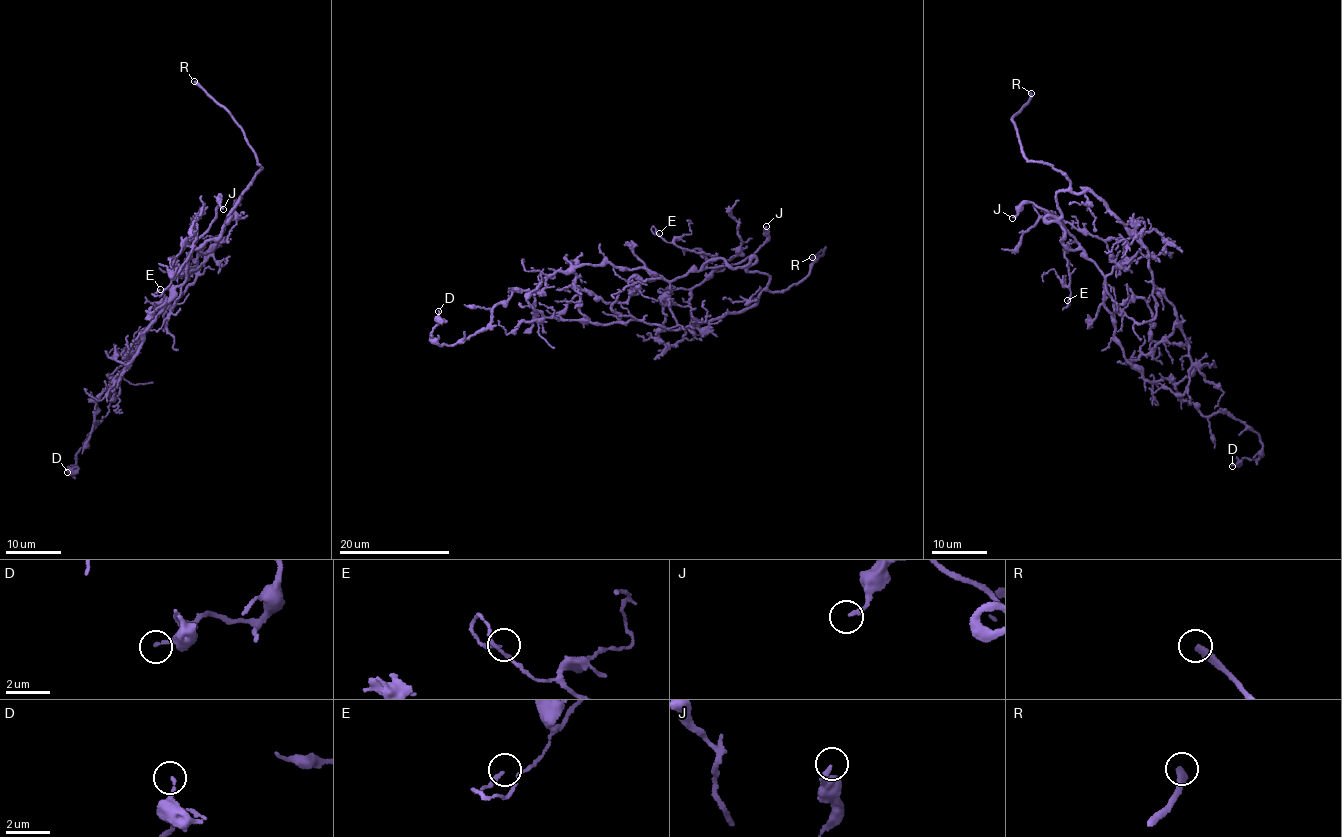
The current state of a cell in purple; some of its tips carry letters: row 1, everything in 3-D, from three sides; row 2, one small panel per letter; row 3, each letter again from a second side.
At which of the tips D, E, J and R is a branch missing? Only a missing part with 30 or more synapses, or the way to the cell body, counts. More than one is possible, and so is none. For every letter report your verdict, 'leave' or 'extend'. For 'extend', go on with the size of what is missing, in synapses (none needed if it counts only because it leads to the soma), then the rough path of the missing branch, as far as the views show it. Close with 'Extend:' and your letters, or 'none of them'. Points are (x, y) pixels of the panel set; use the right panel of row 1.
D: leave
E: leave
J: leave
R: extend; course (1031, 93), (1034, 99), (1028, 114), (1008, 116), (1003, 112)
Extend: R

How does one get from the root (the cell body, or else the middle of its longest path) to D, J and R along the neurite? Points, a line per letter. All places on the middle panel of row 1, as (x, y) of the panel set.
D: (662, 327), (637, 319), (608, 324), (544, 316), (508, 333), (498, 324), (440, 345), (431, 335), (438, 311)
J: (662, 327), (679, 328), (668, 297), (671, 292), (670, 282), (691, 271), (740, 262), (766, 240), (766, 226)
R: (662, 327), (680, 329), (745, 309), (763, 291), (779, 291), (800, 282), (825, 248), (812, 257)

